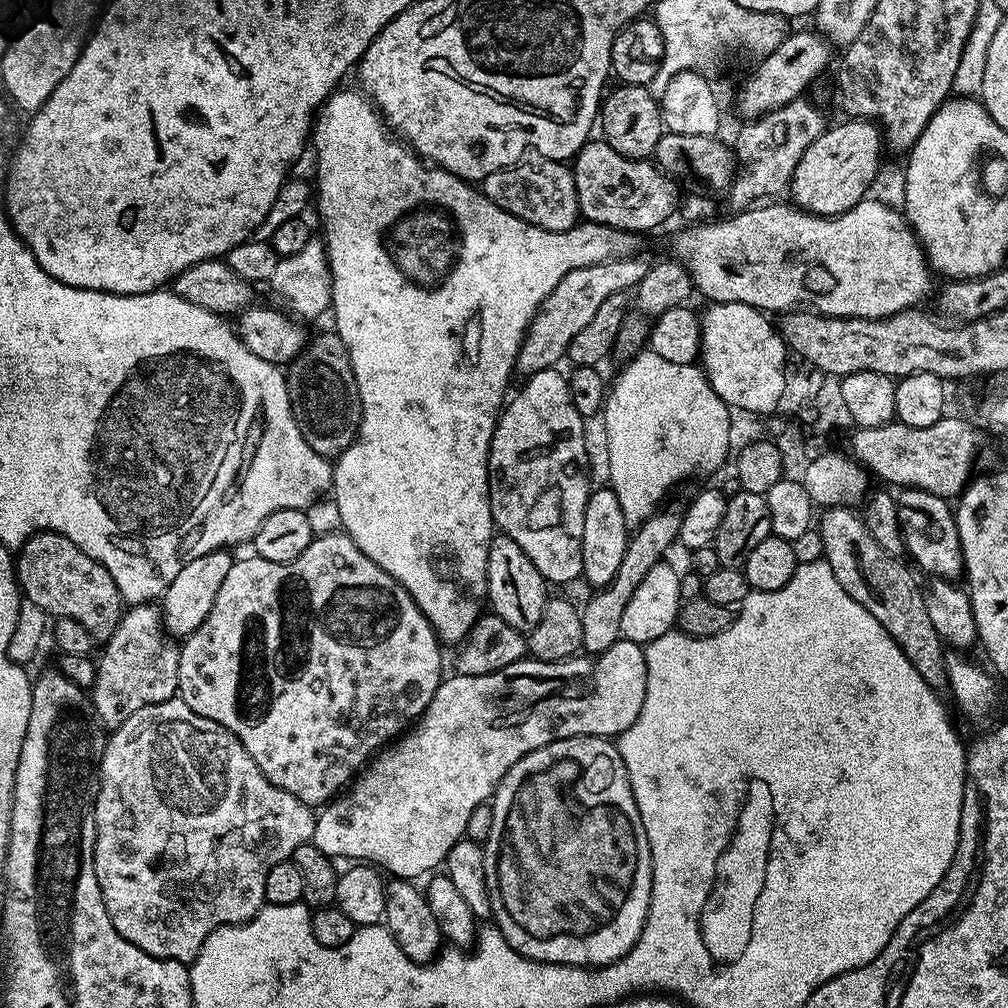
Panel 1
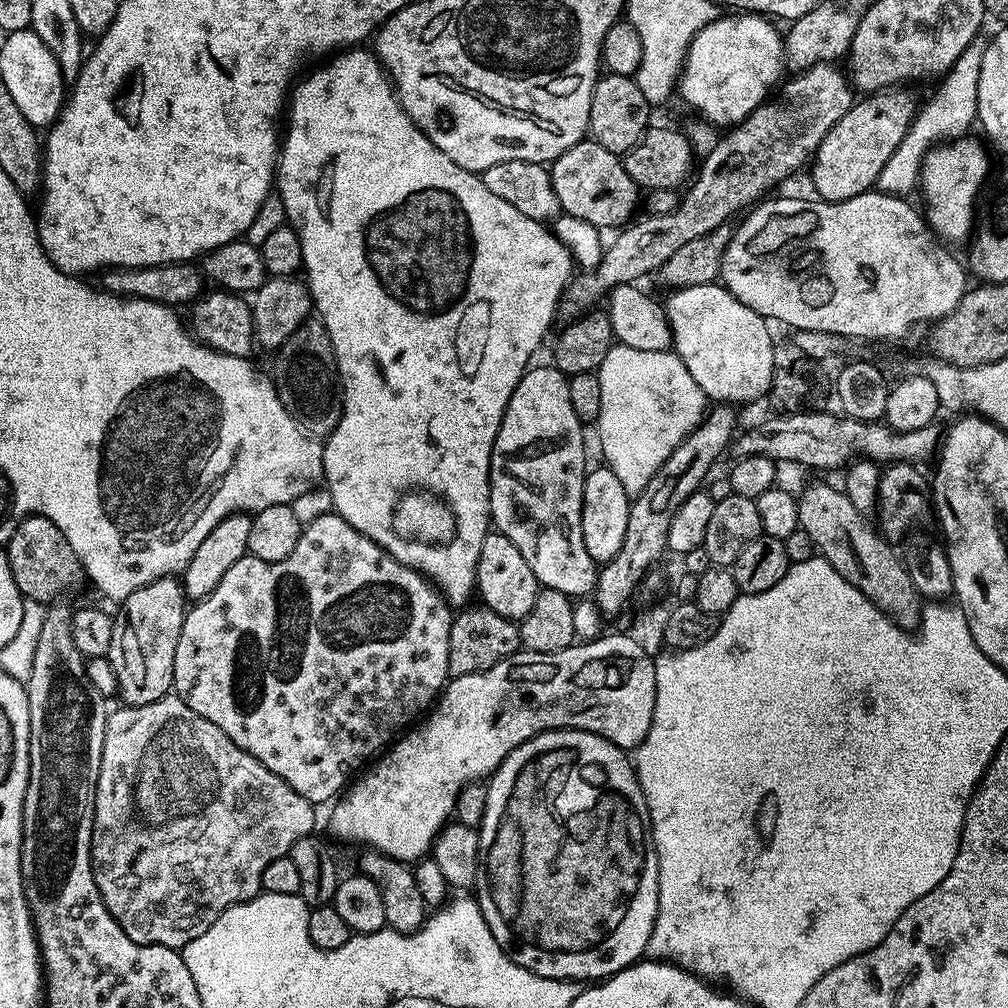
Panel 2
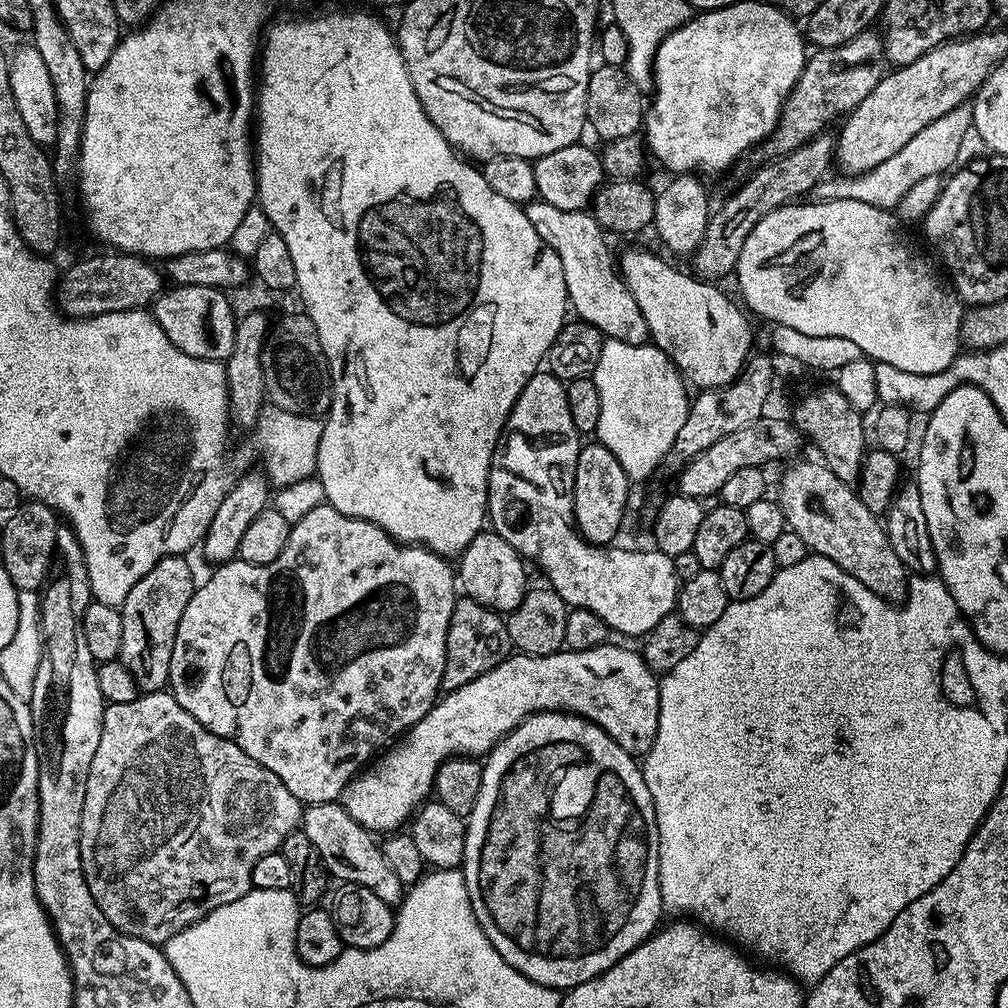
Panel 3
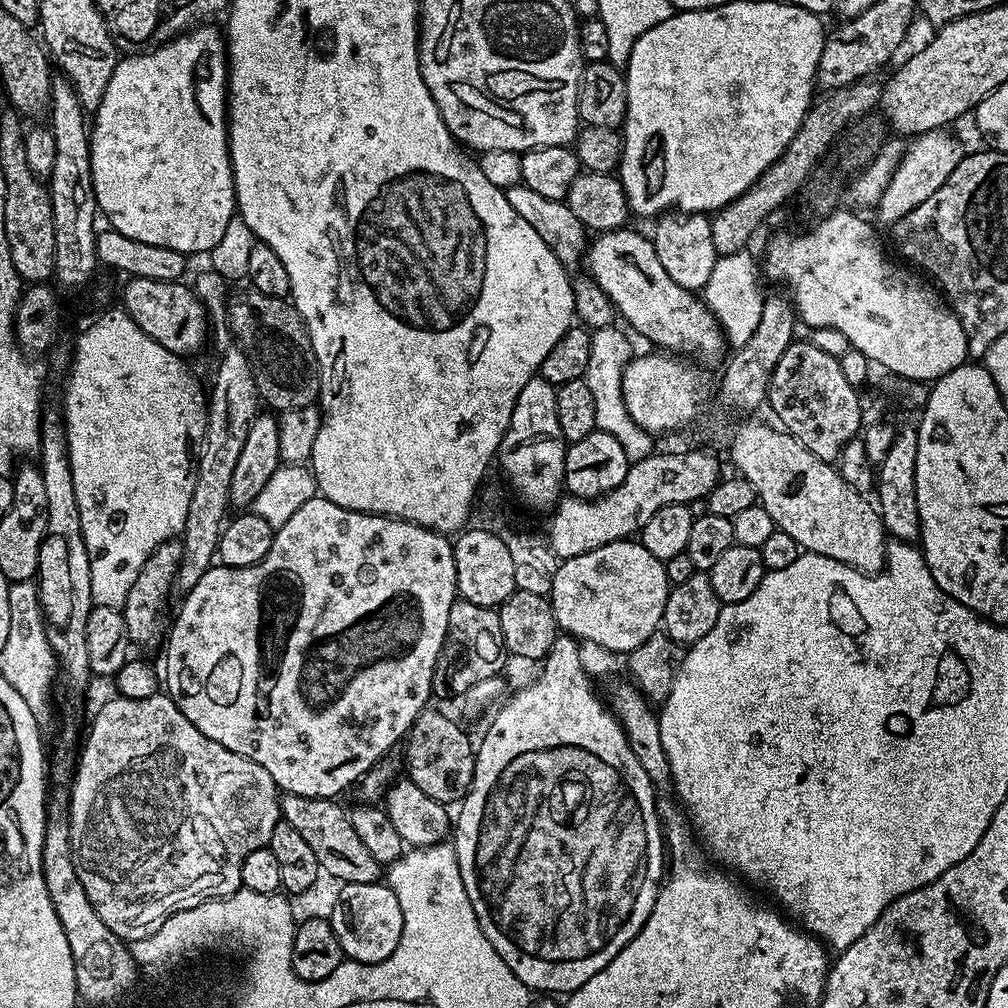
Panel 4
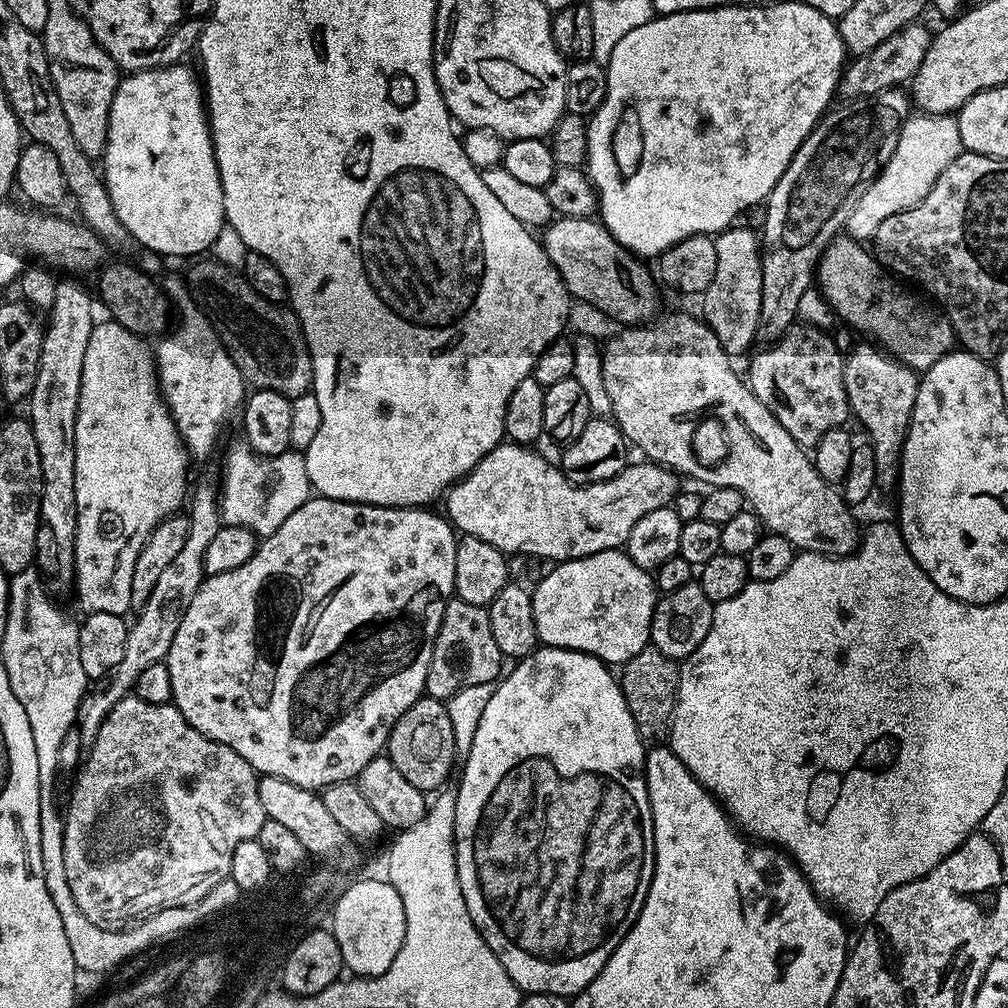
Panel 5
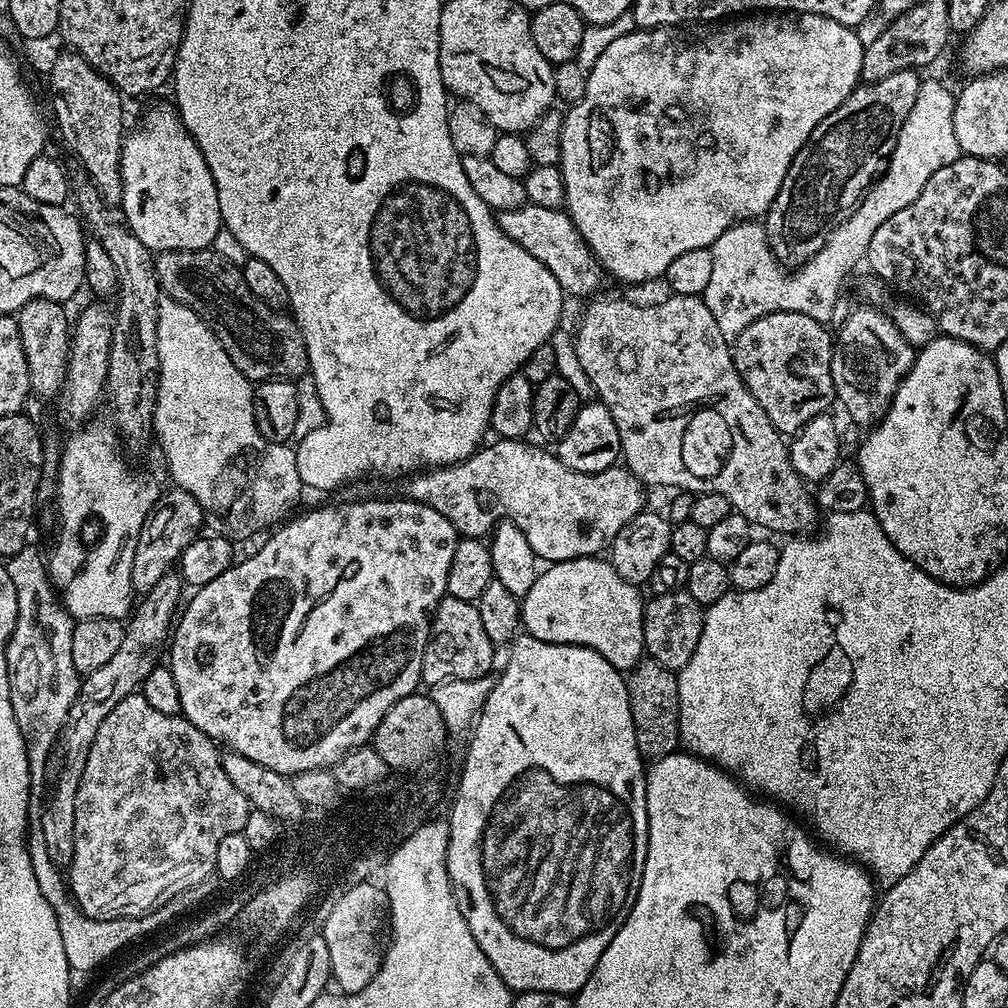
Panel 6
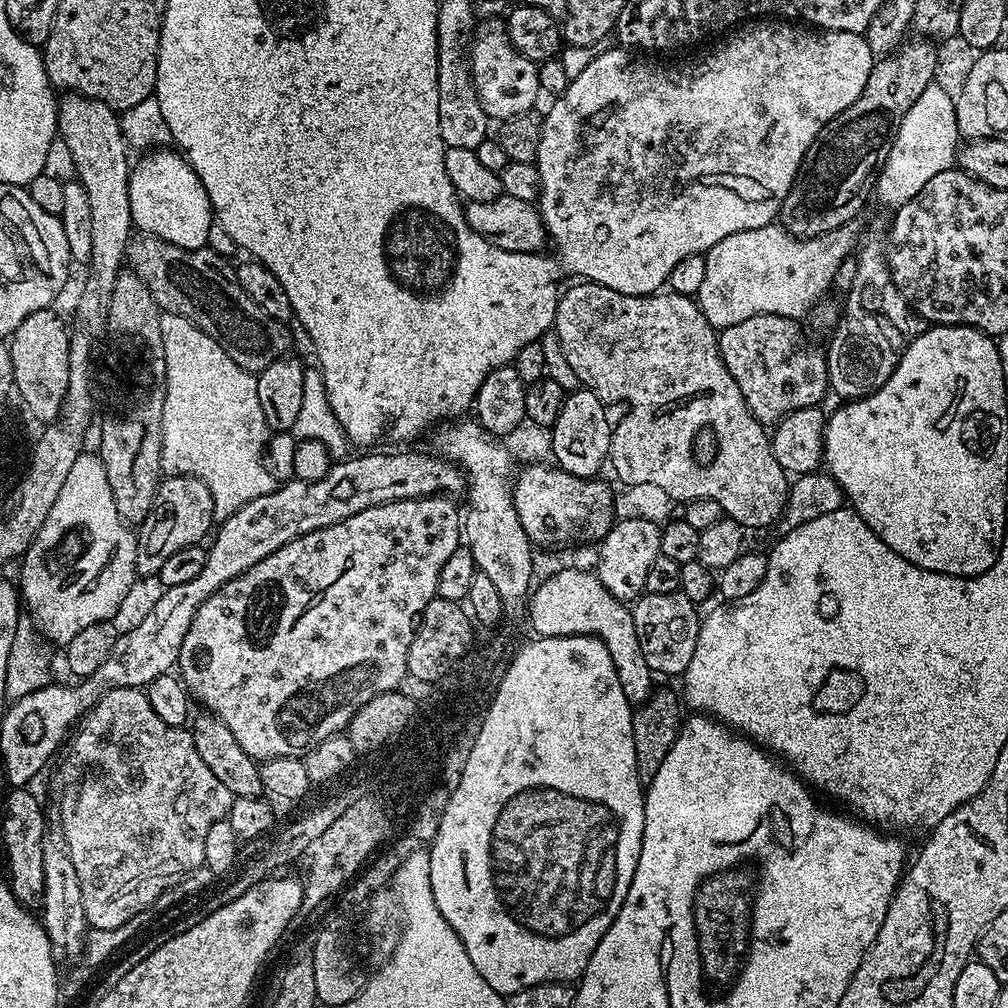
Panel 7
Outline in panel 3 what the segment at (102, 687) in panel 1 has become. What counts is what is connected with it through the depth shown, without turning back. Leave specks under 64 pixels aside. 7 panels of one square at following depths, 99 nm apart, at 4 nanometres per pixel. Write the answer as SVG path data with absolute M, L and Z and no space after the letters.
M164 556L155 566L124 596L124 603L119 605L122 618L122 646L120 659L134 674L134 682L140 687L141 693L159 692L168 684L170 674L170 654L174 654L174 634L178 634L178 622L182 622L182 610L186 610L186 602L195 594L198 580L192 577L192 568L187 564L184 556Z

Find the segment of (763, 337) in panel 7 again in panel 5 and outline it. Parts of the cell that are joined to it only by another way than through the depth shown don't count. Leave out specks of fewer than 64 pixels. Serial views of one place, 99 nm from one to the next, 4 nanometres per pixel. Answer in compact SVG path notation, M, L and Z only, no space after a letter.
M800 322L789 328L785 336L780 337L775 344L761 347L760 353L748 364L746 383L752 393L774 414L774 418L801 446L815 446L826 434L826 430L841 427L844 419L849 419L848 399L844 385L844 356L836 347L835 339L827 331L813 328L811 323Z

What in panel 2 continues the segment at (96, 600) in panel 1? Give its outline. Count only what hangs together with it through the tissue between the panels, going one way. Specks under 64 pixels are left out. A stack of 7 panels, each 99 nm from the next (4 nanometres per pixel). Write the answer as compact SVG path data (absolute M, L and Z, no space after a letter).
M25 516L20 525L12 532L12 537L6 541L10 570L14 574L14 582L20 595L25 600L36 600L42 605L59 601L63 592L85 583L84 566L78 554L70 550L70 542L45 516Z

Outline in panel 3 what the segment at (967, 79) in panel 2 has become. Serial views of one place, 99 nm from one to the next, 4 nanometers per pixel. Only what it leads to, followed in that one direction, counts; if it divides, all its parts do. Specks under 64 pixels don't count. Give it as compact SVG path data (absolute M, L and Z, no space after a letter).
M971 103L959 104L954 110L950 110L950 114L942 114L942 118L930 122L930 126L925 126L920 133L914 134L914 138L910 138L910 142L906 142L906 146L902 146L898 154L886 158L882 166L874 166L874 170L857 176L847 174L825 176L812 187L811 199L816 202L853 200L866 202L866 206L878 206L889 210L899 209L902 198L916 183L922 182L922 178L947 173L957 163L955 160L959 158L960 151L964 148L964 139L967 138L968 132L970 136L972 131L972 105Z

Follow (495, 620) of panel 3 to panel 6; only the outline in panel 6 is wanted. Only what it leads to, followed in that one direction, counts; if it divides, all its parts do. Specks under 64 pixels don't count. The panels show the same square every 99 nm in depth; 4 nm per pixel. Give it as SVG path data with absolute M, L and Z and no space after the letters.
M446 594L432 613L432 628L428 631L420 679L425 685L435 686L451 680L482 678L493 671L492 659L496 652L497 649L482 627L482 618L475 603Z

